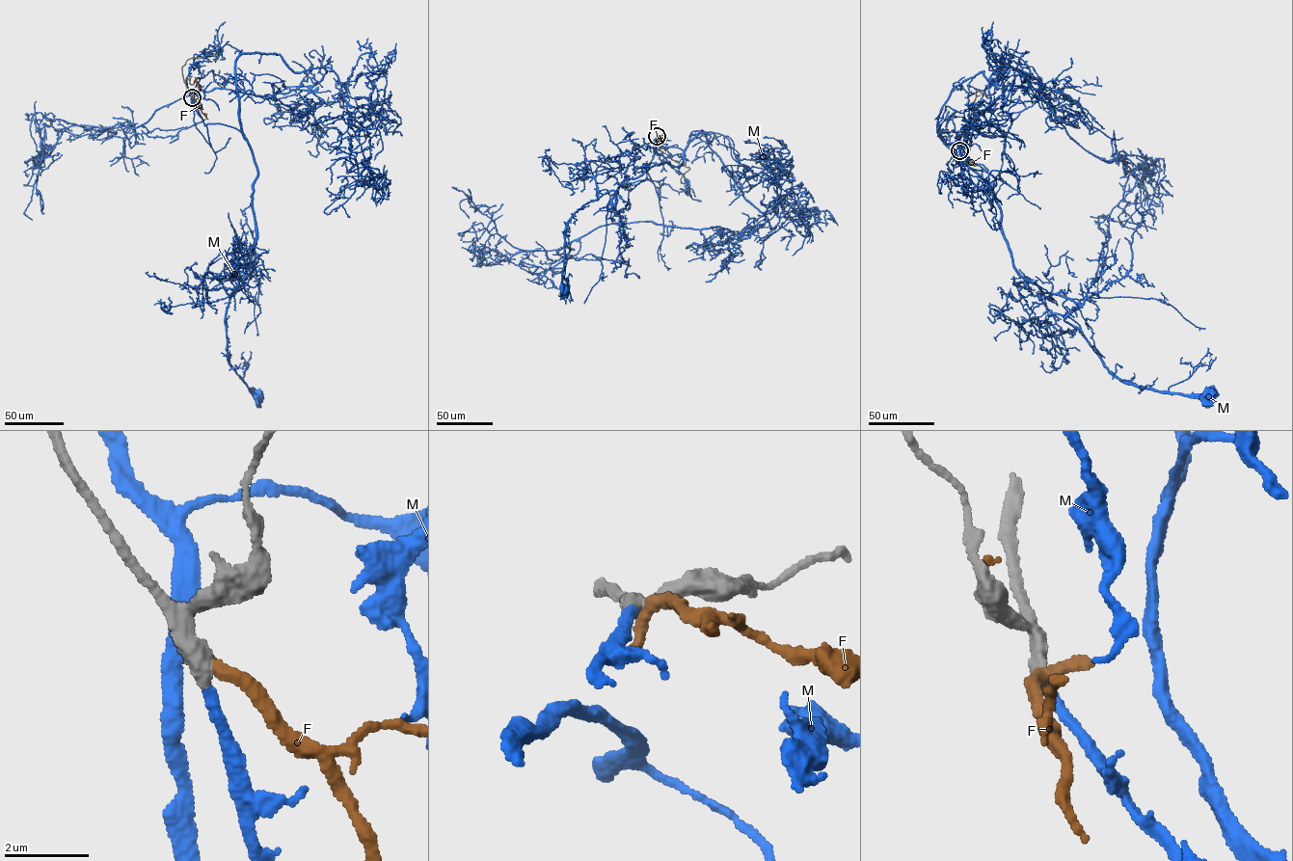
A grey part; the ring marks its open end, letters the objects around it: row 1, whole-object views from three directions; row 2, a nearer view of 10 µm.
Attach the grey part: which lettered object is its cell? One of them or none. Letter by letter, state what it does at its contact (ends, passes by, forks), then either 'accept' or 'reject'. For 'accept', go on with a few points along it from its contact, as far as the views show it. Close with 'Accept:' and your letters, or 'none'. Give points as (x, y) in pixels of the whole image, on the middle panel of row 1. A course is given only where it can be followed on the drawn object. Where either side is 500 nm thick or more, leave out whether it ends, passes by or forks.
F: it ends; reject
M: it ends; accept; course (657, 136), (654, 154), (680, 147), (682, 164), (654, 164), (611, 195), (597, 188), (566, 228), (564, 290)
Accept: M

